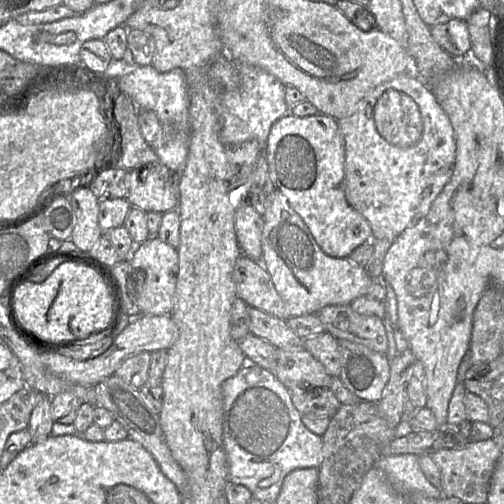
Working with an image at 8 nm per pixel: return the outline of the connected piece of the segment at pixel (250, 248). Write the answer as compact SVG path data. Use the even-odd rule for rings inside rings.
M243 202L235 211L234 223L241 252L252 260L261 261L263 217L252 205Z

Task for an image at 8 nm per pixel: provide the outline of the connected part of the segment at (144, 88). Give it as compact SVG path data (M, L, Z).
M112 58L104 74L137 107L141 110L154 112L162 124L172 127L173 137L154 151L162 165L166 166L172 173L179 173L187 160L190 142L189 95L184 72L181 69L173 69L161 73L152 65L128 64L123 60Z

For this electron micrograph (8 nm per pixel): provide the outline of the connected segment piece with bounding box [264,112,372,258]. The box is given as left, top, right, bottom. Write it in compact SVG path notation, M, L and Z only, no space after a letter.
M320 112L305 117L287 113L272 125L264 144L264 155L276 189L287 198L291 208L302 218L325 254L335 258L349 258L354 249L371 241L370 223L348 203L344 194L345 145L336 119Z

